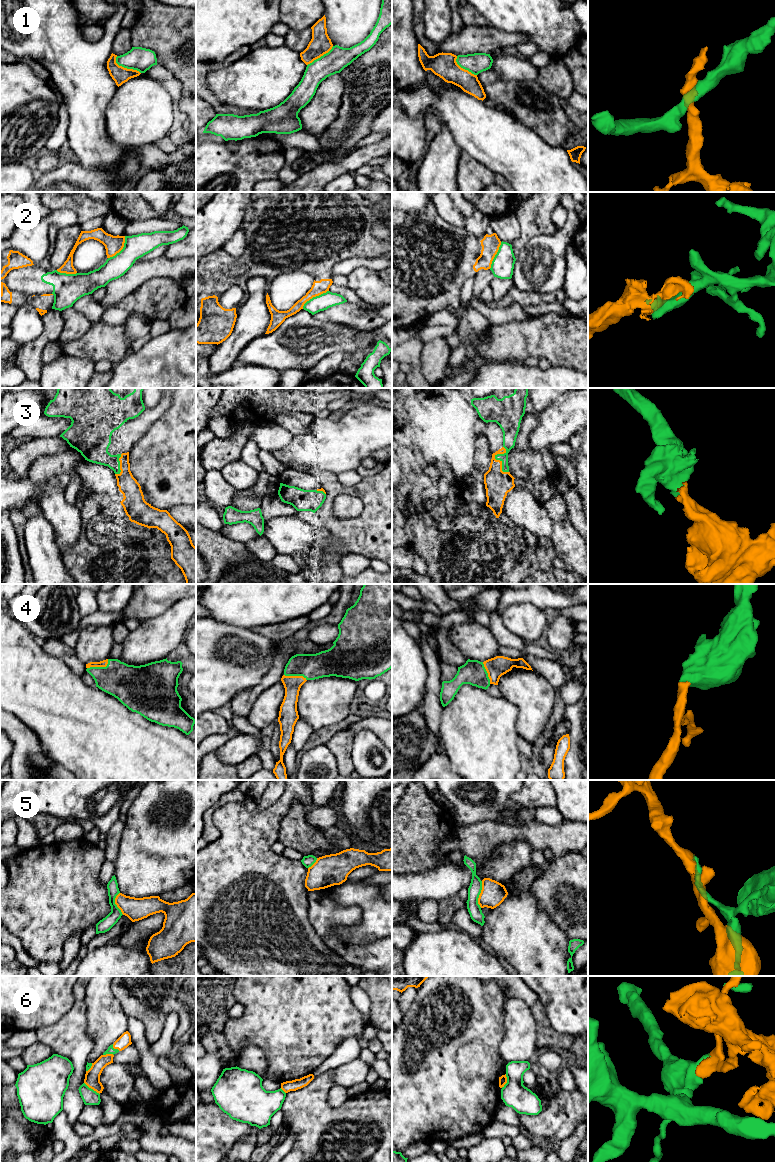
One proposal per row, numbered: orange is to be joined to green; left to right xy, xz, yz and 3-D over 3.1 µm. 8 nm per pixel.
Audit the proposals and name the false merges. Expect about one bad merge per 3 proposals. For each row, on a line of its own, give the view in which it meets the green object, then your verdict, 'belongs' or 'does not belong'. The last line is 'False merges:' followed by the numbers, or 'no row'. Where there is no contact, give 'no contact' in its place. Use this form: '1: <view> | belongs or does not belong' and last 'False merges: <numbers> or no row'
1: xy | does not belong
2: xz | does not belong
3: yz | belongs
4: xy | belongs
5: yz | belongs
6: xy | belongs
False merges: 1, 2

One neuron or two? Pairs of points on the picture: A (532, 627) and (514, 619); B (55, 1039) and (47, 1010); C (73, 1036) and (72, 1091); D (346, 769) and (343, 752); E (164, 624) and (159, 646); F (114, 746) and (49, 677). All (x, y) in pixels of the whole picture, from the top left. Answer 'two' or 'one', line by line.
A: one
B: two
C: one
D: one
E: one
F: one

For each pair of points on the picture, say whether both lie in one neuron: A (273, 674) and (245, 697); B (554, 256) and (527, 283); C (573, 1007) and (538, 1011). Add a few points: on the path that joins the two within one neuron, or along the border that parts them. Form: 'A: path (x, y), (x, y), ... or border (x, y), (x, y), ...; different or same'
A: path (266, 681), (252, 694); same
B: path (547, 263), (534, 276); same
C: border (539, 998), (549, 1024), (556, 1031); different

